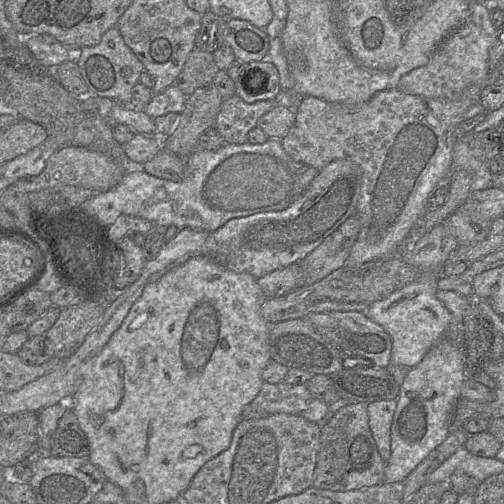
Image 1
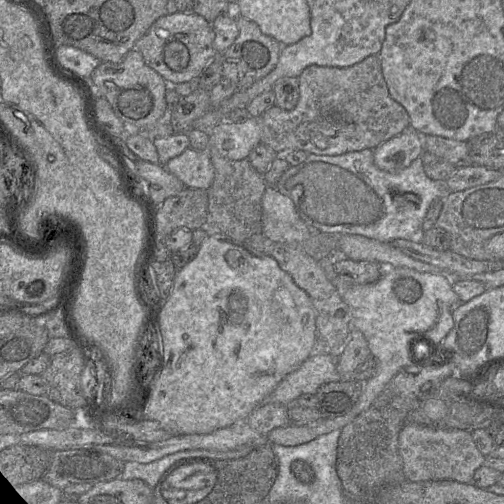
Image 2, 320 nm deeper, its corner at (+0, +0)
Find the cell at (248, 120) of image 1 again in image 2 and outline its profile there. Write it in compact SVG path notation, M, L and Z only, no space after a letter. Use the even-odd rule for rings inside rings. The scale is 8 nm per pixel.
M378 55L368 56L349 67L310 65L303 70L298 79L299 99L293 109L284 110L273 106L259 116L261 143L270 146L277 153L283 150L302 150L308 154L333 156L364 149L374 150L410 127L409 114L389 94ZM311 132L323 134L327 146L317 147L310 138Z

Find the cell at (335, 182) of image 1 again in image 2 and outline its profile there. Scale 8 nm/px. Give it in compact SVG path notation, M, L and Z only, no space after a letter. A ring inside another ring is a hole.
M408 127L374 149L374 163L383 171L398 173L421 157L423 151L419 132Z

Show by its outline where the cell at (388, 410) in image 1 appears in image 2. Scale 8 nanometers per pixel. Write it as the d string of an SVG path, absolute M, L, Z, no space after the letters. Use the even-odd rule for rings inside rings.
M406 422L399 433L399 454L407 481L425 482L452 480L472 483L475 471L484 464L485 457L475 445L471 432L440 429Z

